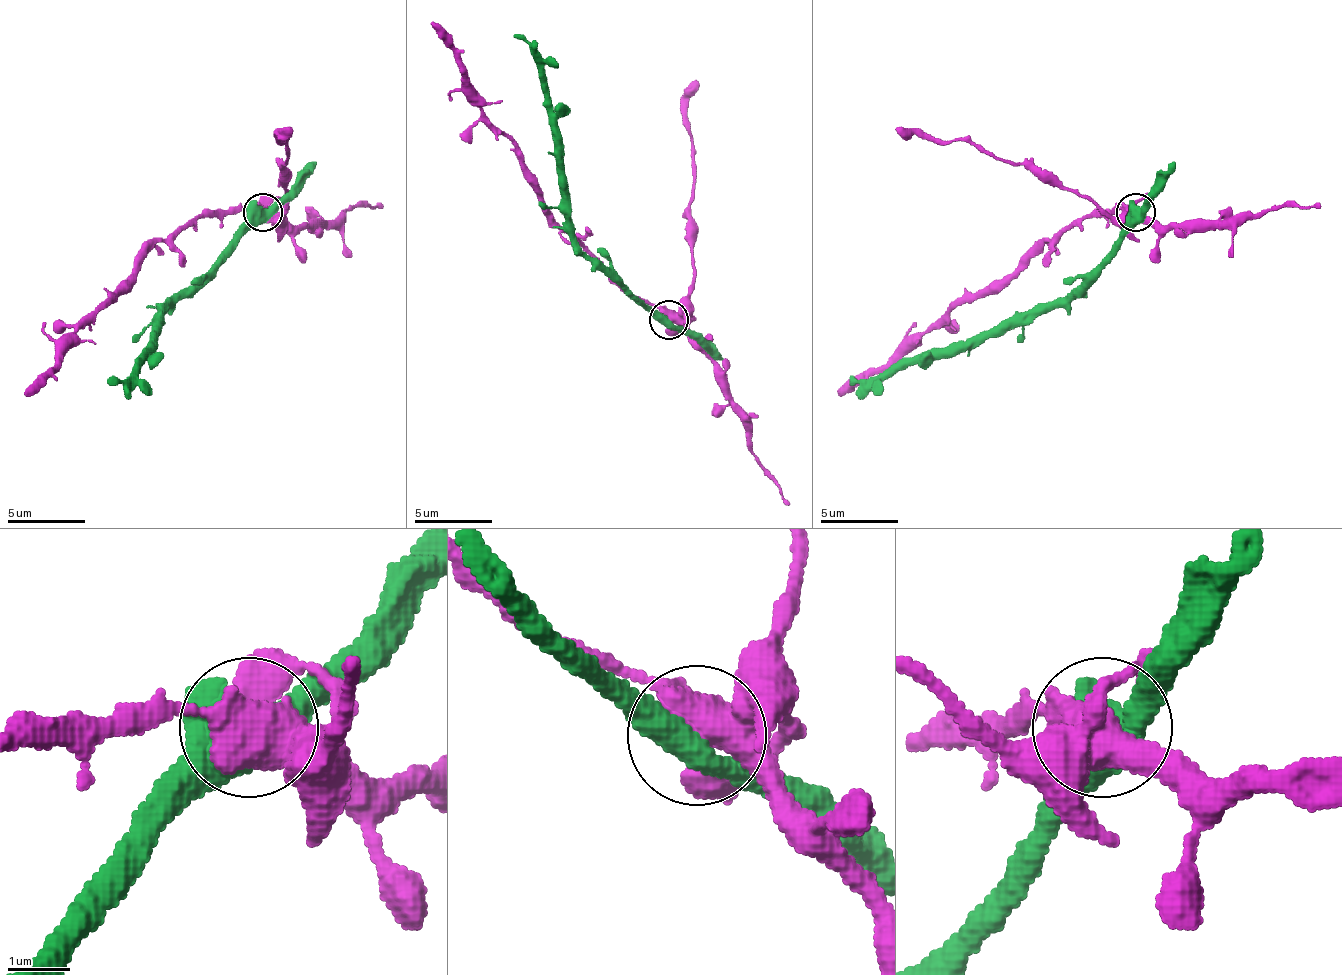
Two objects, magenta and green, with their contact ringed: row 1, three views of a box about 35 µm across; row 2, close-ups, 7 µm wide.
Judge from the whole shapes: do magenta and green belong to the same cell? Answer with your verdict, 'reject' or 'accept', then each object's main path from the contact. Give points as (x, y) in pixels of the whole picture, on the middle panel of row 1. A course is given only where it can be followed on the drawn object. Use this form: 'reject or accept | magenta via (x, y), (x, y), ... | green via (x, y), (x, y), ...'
reject | magenta via (668, 321), (613, 278), (563, 228), (536, 193), (516, 158), (516, 146), (485, 115), (454, 45), (431, 22) | green via (668, 321), (644, 309), (578, 247), (544, 76), (532, 49), (513, 34)

